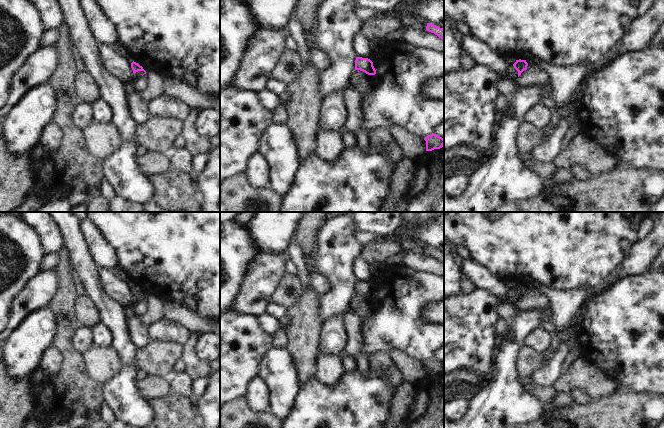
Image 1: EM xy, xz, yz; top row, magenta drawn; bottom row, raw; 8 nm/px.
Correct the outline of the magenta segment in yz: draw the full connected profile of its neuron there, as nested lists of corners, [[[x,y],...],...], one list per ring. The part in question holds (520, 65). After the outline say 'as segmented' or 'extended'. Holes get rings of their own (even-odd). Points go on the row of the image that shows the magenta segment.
[[[516,60],[516,62],[513,64],[514,68],[518,71],[518,77],[521,75],[521,73],[527,69],[528,63],[526,60]]]; as segmented

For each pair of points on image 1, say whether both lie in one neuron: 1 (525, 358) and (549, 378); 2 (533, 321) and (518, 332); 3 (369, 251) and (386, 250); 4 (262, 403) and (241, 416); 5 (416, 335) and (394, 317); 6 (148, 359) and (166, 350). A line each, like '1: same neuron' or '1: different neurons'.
1: different neurons
2: same neuron
3: same neuron
4: different neurons
5: same neuron
6: same neuron

